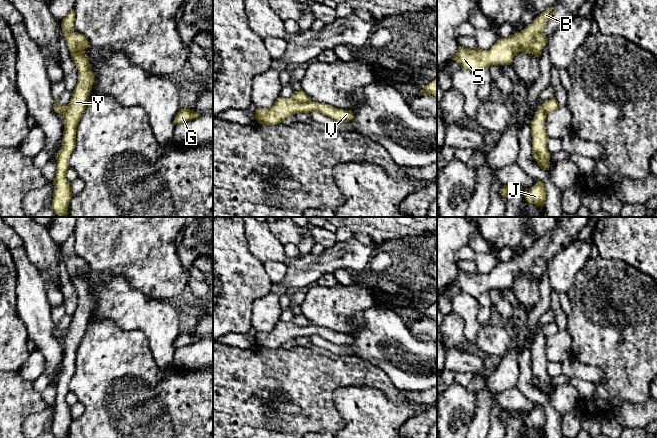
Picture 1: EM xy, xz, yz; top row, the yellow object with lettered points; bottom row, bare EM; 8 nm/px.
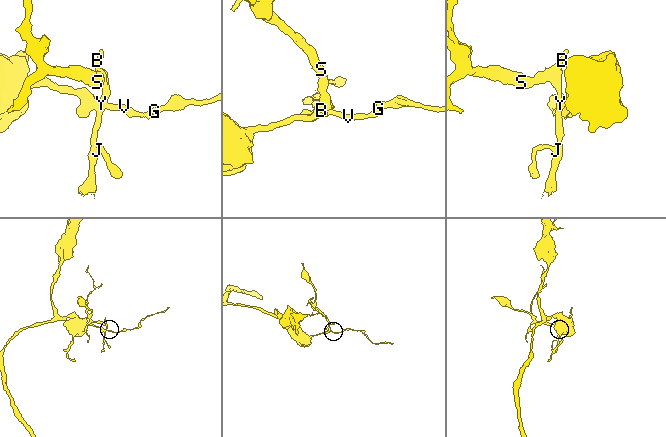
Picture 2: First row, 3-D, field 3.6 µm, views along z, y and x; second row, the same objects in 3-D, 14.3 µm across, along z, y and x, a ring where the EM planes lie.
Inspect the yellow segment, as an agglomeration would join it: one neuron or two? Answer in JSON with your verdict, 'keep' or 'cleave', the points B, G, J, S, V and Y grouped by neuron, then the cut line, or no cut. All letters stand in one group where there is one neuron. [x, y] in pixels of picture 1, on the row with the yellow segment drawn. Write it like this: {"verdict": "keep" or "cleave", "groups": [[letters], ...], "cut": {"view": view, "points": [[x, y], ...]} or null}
{"verdict": "cleave", "groups": [["B", "J", "S", "Y"], ["G", "V"]], "cut": {"view": "xz", "points": [[291, 97], [300, 102], [309, 101]]}}

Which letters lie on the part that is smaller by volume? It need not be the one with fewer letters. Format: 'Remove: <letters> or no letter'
Remove: B, J, S, Y

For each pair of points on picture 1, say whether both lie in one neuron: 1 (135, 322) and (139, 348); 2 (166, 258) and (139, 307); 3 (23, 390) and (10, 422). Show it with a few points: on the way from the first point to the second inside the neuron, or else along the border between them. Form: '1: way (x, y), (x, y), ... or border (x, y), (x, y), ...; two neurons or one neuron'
1: border (114, 321), (125, 330), (139, 330), (150, 349); two neurons
2: border (127, 281), (133, 288), (148, 297), (168, 301); two neurons
3: way (15, 398), (10, 403), (10, 414); one neuron

